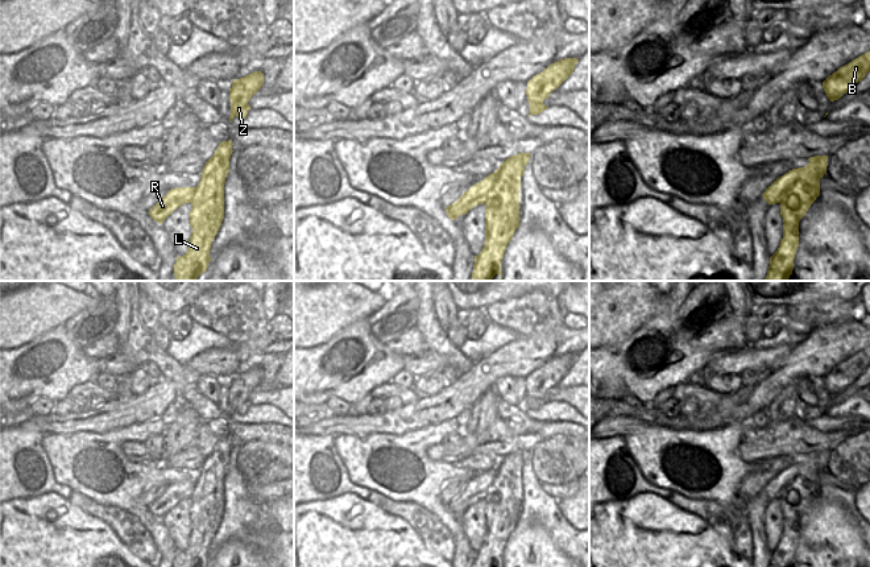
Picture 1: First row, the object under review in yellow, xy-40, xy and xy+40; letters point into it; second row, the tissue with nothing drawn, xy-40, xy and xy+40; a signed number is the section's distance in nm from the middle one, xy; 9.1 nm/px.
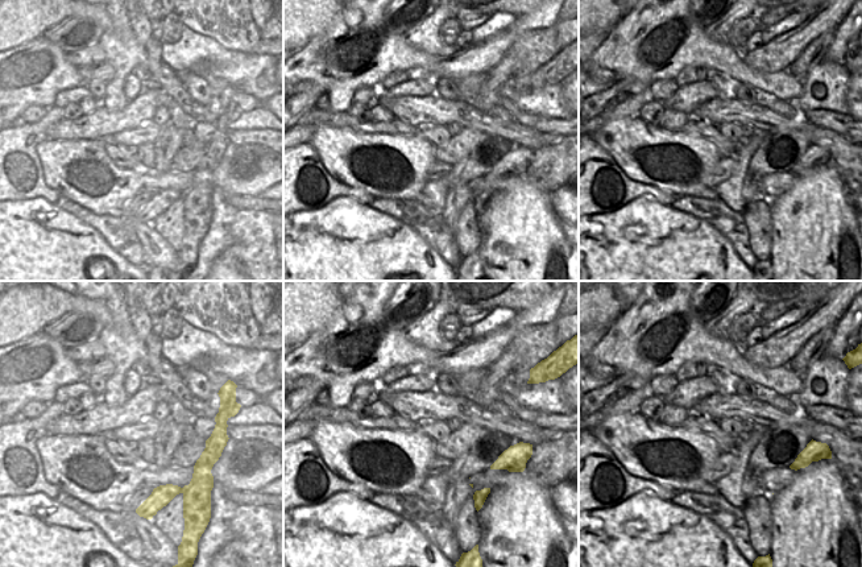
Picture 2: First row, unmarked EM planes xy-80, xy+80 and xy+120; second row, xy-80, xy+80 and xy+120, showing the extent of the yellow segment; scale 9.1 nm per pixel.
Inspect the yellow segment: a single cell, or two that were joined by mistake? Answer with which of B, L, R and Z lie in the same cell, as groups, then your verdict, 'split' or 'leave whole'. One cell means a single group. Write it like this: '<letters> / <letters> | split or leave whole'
B L Z / R | split

